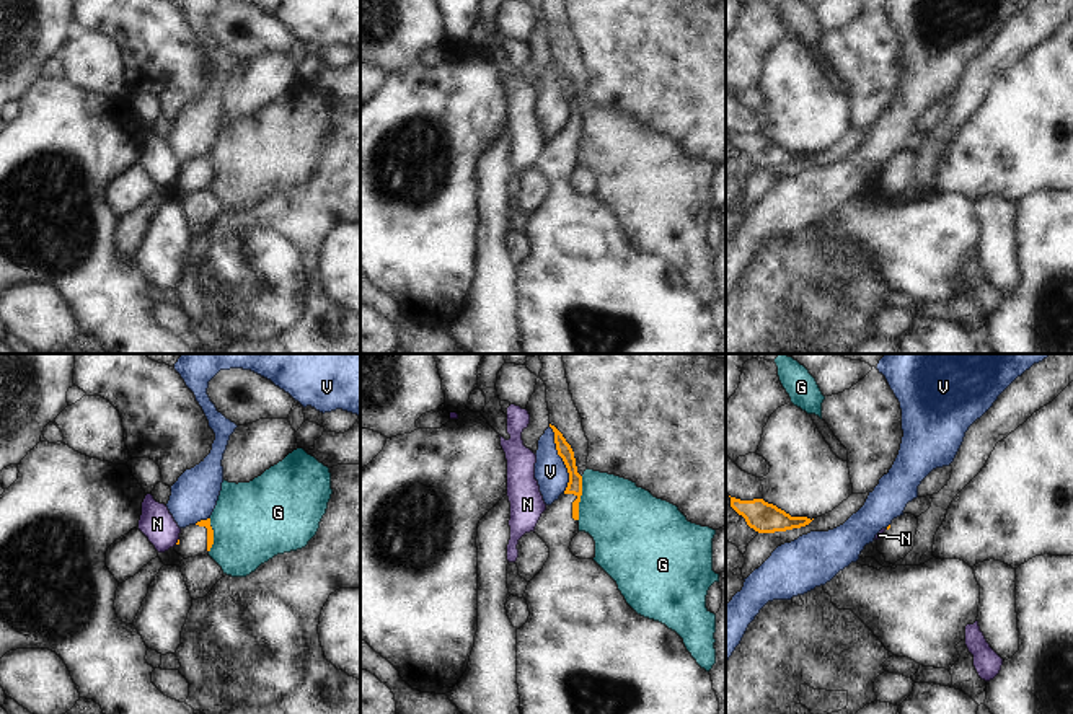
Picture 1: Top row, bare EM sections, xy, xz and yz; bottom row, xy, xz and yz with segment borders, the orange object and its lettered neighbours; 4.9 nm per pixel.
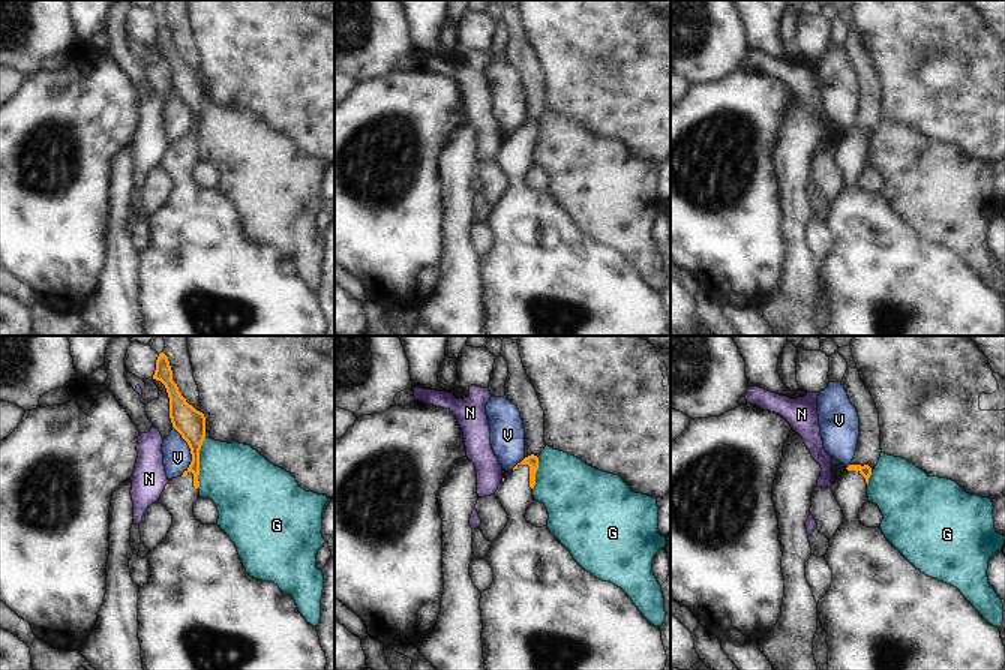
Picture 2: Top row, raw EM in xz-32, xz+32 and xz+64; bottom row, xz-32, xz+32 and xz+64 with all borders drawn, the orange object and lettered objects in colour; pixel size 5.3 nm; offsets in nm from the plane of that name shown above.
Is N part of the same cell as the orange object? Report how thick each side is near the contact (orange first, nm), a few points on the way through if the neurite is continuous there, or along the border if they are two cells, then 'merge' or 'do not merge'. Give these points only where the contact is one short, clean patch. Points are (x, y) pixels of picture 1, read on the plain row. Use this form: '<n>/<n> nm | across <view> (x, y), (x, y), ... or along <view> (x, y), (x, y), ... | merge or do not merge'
20/170 nm | along xy (178, 173), (175, 178) | do not merge

